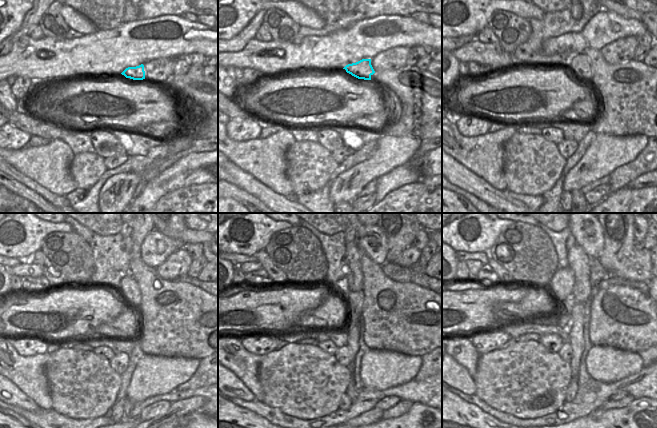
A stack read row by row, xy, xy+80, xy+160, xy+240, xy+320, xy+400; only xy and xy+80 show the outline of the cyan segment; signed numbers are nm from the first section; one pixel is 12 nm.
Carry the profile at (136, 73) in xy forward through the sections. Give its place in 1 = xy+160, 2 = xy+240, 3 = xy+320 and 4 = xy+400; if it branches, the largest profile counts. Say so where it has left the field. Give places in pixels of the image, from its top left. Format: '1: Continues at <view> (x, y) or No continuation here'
1: Continues at xy+160 (580, 65)
2: Continues at xy+240 (129, 287)
3: Continues at xy+320 (351, 327)
4: Continues at xy+400 (577, 312).

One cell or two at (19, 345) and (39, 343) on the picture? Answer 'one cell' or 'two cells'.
one cell

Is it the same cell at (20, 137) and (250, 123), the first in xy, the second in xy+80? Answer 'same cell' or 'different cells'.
same cell

